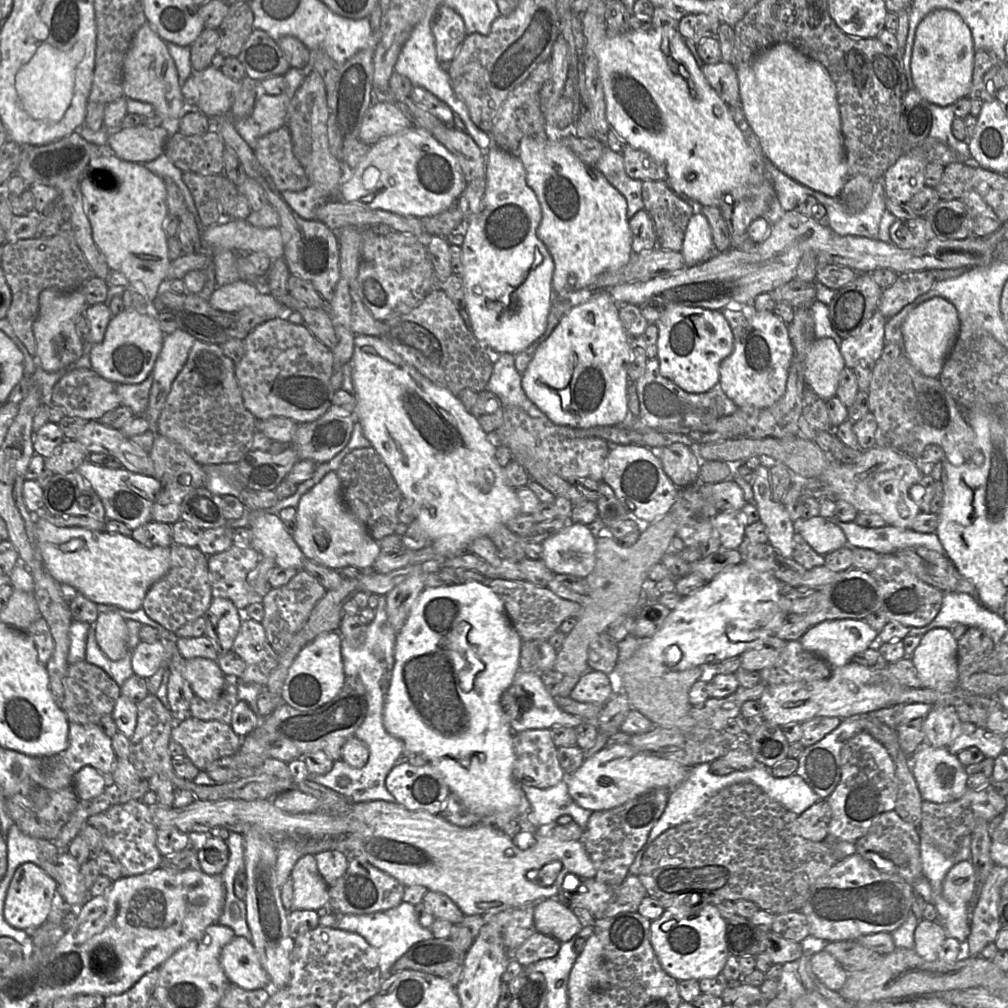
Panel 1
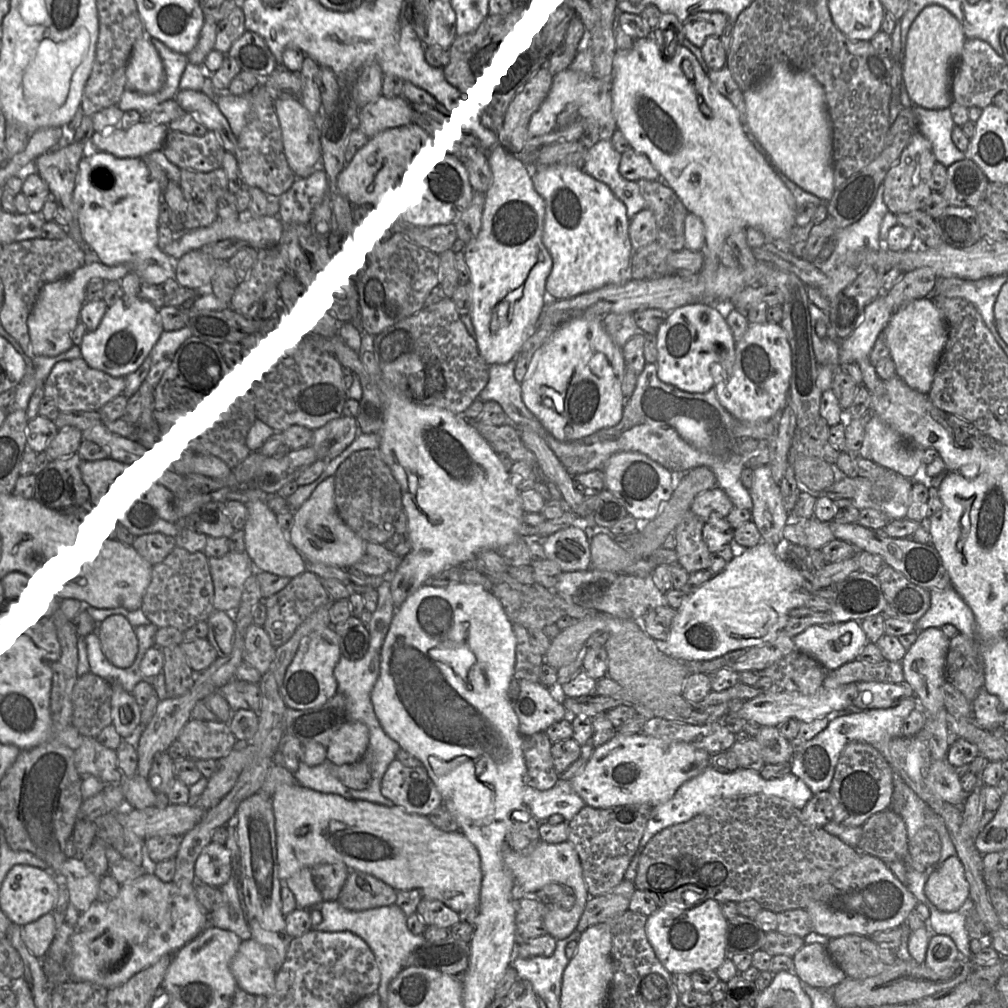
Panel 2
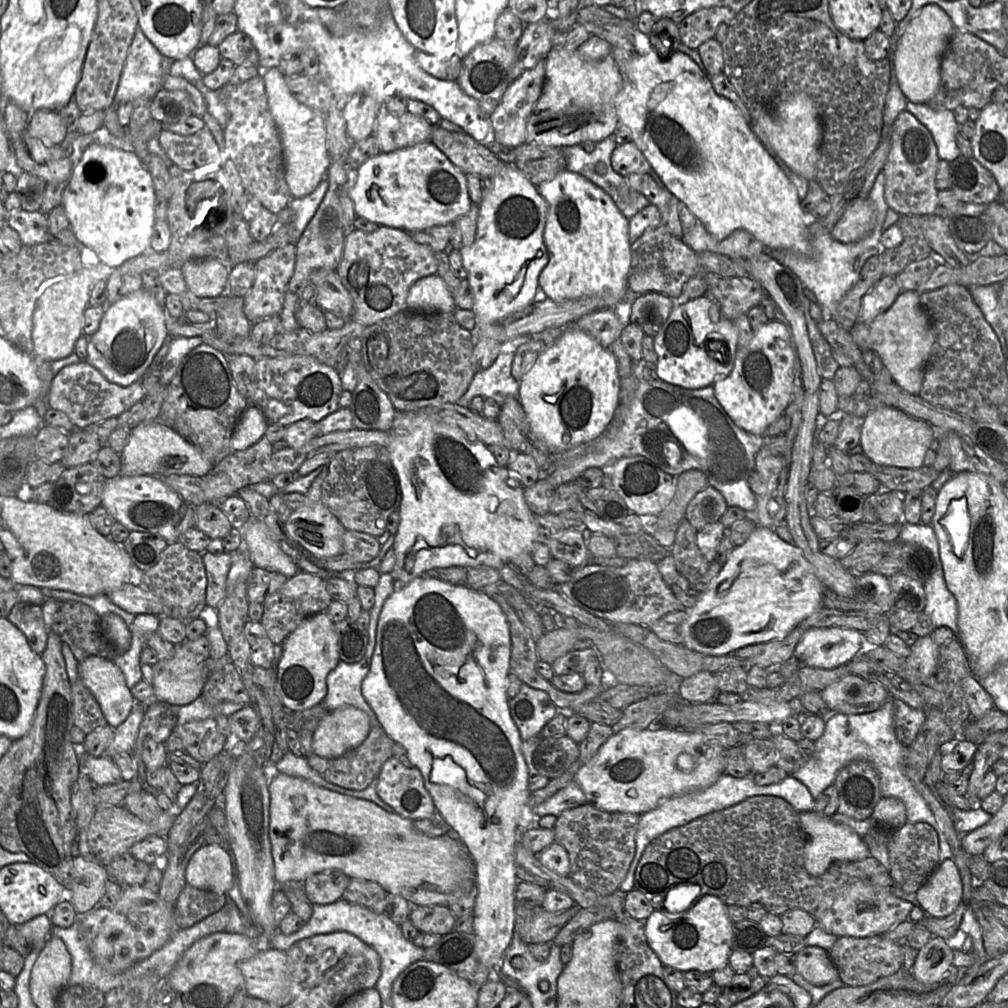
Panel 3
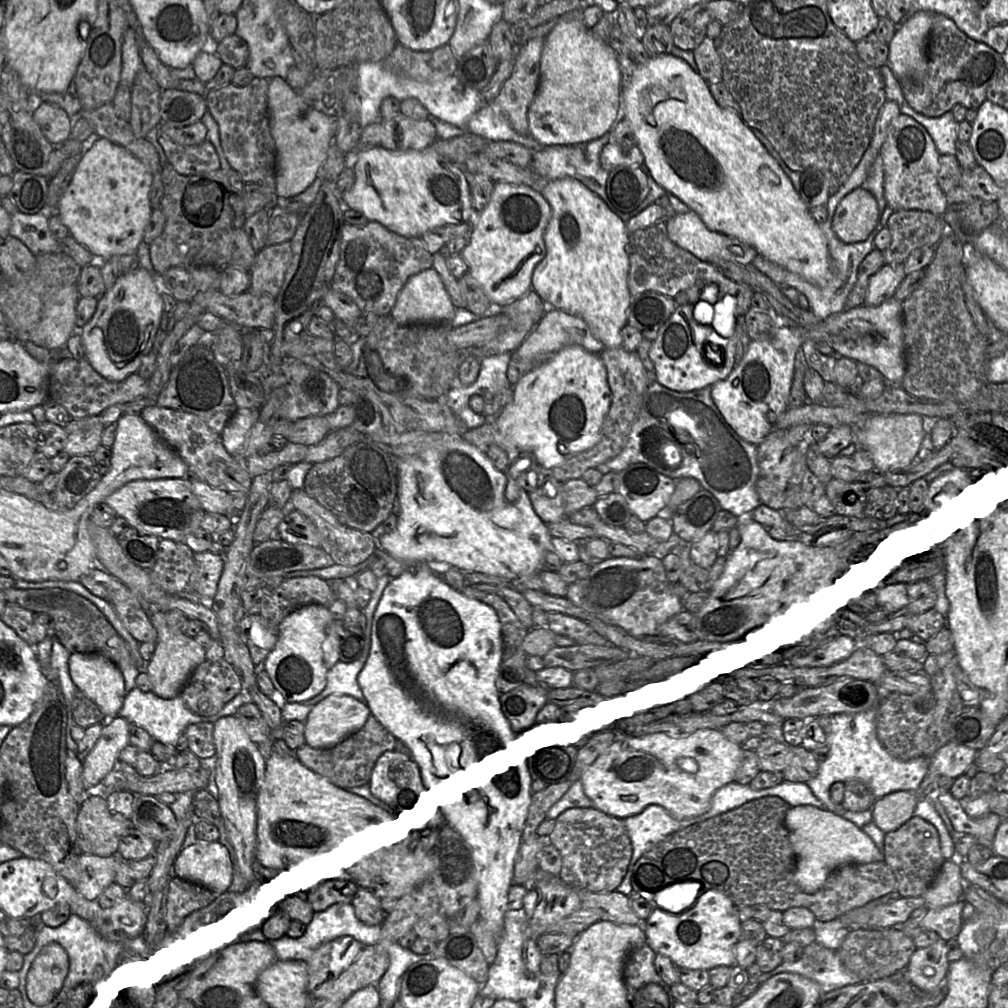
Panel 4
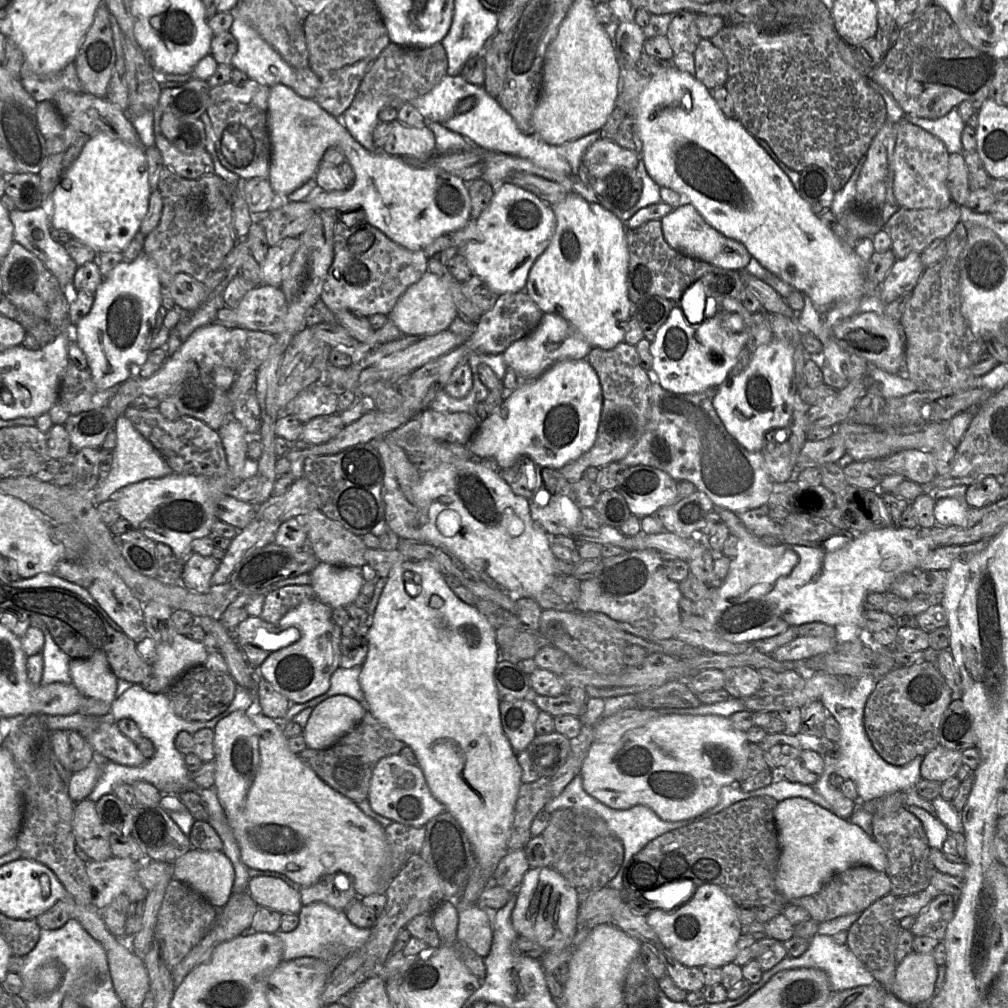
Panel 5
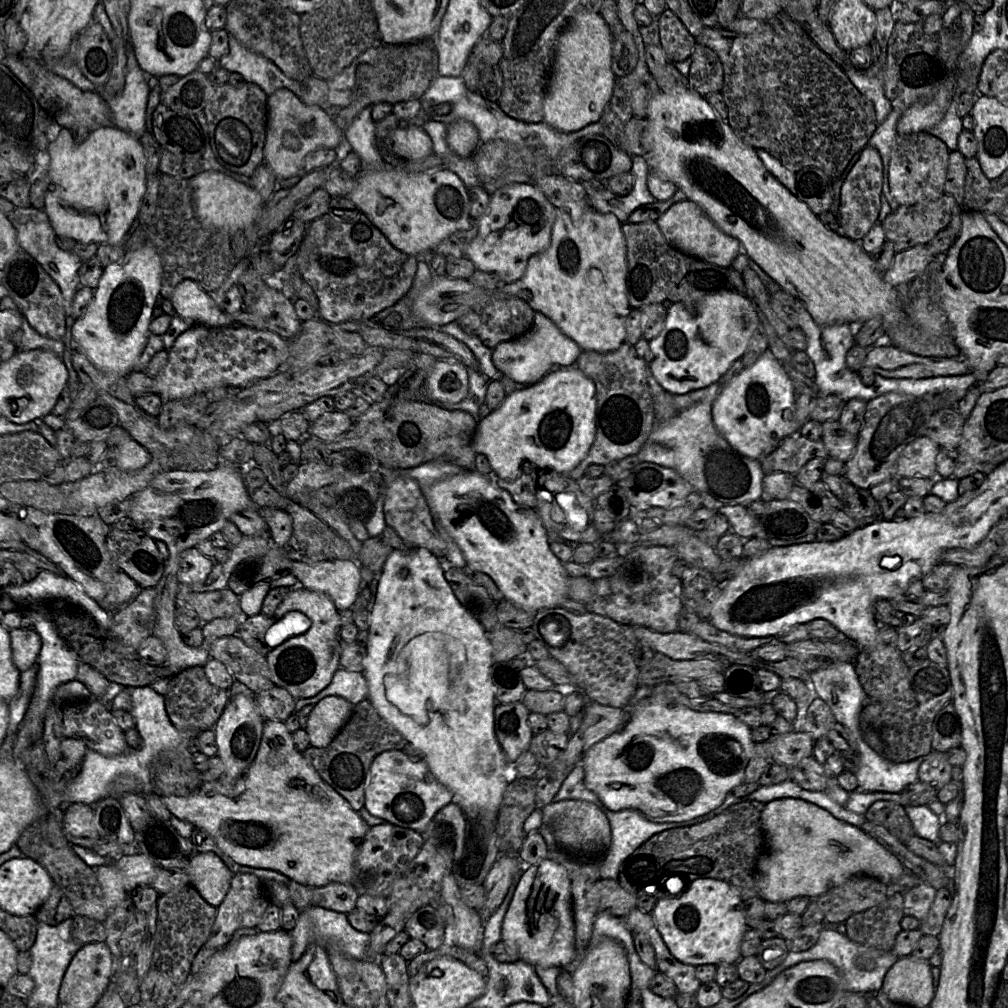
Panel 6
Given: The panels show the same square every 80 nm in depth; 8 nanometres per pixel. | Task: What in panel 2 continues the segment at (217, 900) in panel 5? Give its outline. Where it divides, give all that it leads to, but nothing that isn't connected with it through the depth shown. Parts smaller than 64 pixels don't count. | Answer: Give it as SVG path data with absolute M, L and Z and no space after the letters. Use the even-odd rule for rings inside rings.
M210 842L197 857L194 874L199 883L221 887L232 875L230 851L225 845Z

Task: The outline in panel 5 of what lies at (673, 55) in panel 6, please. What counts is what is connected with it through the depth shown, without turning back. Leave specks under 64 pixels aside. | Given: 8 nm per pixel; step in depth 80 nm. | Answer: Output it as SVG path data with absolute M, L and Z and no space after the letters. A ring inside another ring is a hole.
M684 10L674 14L668 27L666 37L673 53L694 53L702 39L697 27L698 14Z

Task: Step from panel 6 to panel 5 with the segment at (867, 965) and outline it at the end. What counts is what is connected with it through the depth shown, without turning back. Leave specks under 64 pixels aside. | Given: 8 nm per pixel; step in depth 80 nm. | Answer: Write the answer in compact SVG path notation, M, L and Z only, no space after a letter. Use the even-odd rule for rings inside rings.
M817 933L812 939L809 948L799 957L786 956L773 968L764 971L759 982L759 989L764 986L769 979L782 970L797 968L816 968L825 971L828 975L830 986L833 992L851 989L858 986L871 985L877 983L872 974L864 967L861 961L848 948L846 944L837 943L832 936Z

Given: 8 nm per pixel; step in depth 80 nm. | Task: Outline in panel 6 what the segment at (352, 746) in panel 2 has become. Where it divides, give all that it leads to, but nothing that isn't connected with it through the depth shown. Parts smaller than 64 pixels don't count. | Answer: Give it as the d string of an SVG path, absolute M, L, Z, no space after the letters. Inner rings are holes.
M328 696L318 702L309 715L305 730L310 745L327 747L350 718L354 705L340 696Z

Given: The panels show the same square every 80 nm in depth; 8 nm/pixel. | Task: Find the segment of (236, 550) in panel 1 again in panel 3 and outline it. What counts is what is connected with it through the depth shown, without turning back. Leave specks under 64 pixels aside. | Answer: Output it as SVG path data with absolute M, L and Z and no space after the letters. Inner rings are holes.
M203 552L202 558L207 576L206 603L216 610L226 595L226 582L232 565L233 553L221 554Z

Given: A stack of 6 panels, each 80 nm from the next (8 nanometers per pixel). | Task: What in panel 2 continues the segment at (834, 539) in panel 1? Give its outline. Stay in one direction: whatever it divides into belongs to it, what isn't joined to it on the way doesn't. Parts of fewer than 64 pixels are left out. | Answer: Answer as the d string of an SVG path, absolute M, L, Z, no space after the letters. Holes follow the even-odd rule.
M815 517L808 519L791 518L783 529L784 542L798 544L807 549L819 549L834 540L829 522L822 522Z

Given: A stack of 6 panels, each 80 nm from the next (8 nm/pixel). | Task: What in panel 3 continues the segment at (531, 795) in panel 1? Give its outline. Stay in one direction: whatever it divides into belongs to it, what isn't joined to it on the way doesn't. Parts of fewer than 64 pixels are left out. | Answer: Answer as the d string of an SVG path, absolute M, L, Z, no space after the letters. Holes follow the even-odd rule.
M573 779L567 786L534 808L533 811L537 818L545 815L558 817L563 811L576 808L586 803L587 798L584 792L576 780Z

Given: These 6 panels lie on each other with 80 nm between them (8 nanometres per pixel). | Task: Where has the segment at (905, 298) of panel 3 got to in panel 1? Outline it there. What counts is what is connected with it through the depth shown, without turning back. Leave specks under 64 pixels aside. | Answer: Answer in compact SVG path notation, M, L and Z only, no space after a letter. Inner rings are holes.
M942 297L931 298L908 314L901 330L903 354L923 375L939 377L960 330L960 318L955 306Z

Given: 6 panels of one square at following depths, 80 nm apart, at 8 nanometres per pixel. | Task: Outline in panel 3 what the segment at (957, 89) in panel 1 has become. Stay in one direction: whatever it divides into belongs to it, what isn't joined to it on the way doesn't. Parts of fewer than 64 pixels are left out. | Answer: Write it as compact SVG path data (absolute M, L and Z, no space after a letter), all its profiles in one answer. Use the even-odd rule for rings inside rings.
M936 4L923 6L909 22L899 39L892 66L903 94L911 102L928 104L935 96L941 80L941 59L955 29L950 16Z

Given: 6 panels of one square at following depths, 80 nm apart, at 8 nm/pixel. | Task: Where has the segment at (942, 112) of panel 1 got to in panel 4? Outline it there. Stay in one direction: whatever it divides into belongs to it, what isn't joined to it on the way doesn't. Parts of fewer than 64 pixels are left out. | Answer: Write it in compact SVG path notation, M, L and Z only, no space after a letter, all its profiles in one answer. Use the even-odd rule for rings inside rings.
M904 101L900 112L911 116L927 129L940 155L956 156L959 123L955 120L952 110L939 117L928 117L915 111Z

